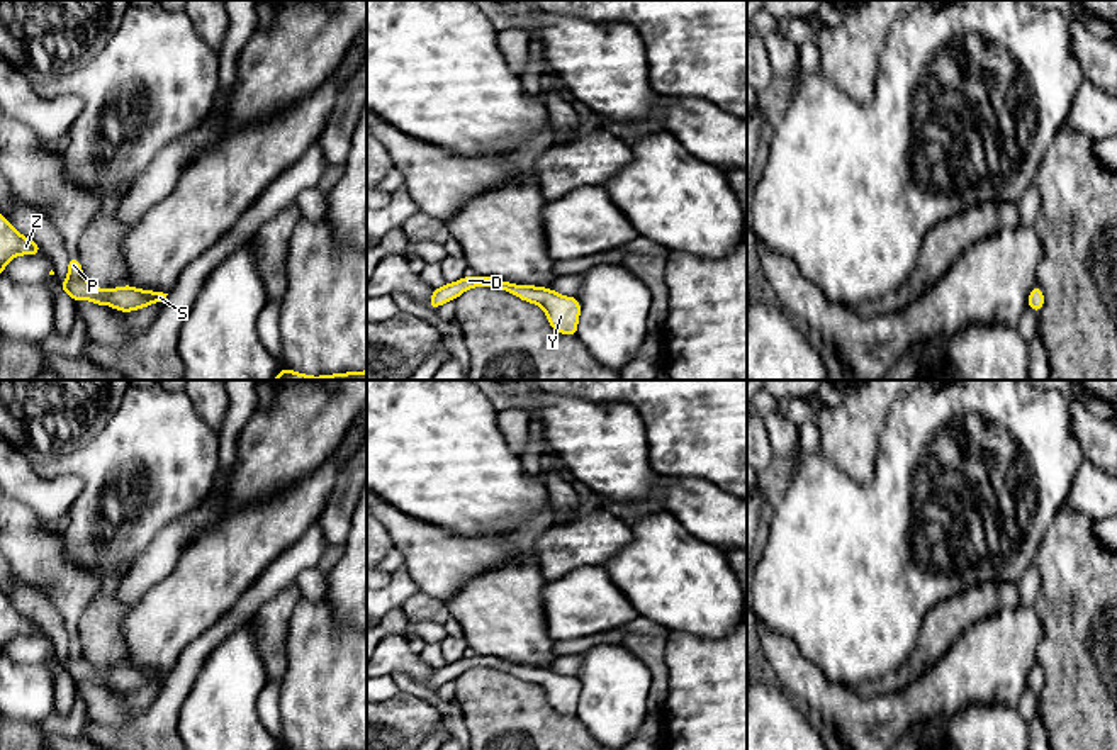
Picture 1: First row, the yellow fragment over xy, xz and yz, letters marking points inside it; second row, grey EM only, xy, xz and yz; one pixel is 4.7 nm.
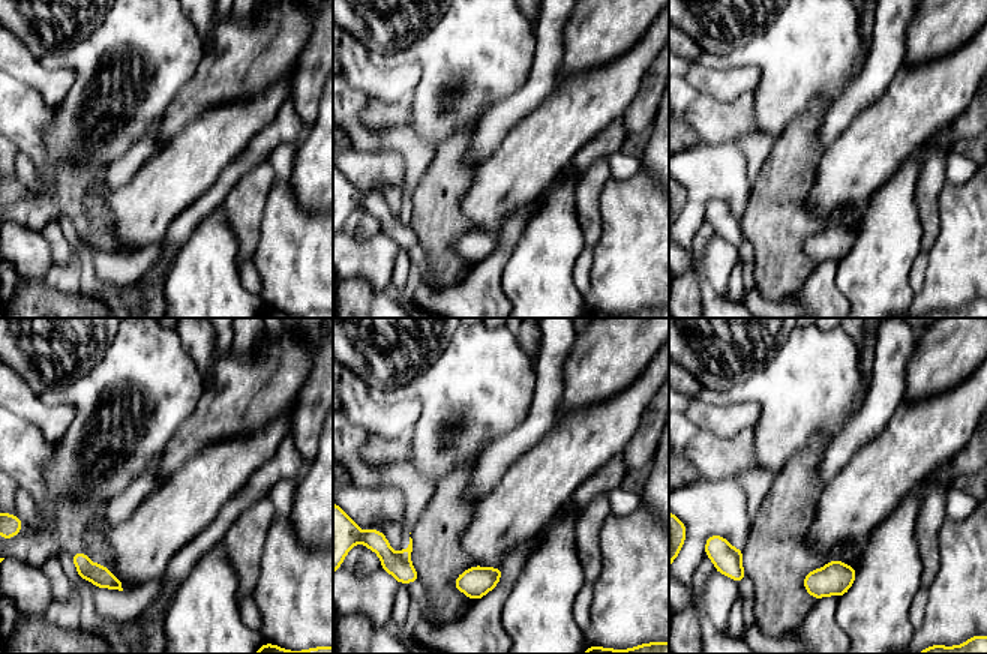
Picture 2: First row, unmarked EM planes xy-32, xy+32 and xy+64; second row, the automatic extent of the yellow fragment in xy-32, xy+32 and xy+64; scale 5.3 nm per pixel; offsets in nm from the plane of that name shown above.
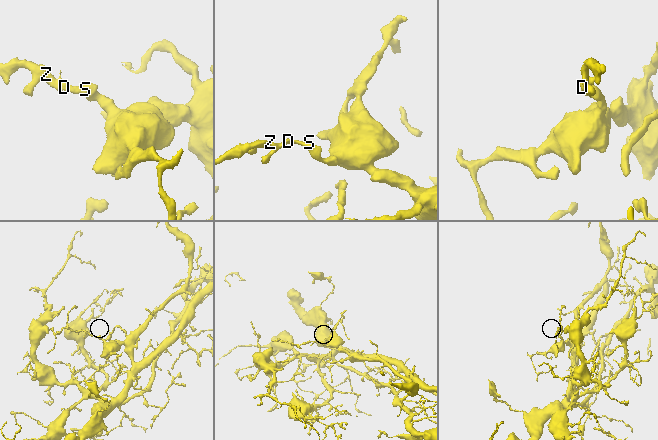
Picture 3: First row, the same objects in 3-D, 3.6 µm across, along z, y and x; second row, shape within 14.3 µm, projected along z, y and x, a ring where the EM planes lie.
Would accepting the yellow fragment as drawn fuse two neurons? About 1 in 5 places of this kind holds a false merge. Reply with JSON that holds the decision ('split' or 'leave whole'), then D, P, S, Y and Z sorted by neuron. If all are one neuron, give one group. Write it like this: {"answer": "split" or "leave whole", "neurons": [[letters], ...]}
{"answer": "leave whole", "neurons": [["D", "P", "S", "Y", "Z"]]}

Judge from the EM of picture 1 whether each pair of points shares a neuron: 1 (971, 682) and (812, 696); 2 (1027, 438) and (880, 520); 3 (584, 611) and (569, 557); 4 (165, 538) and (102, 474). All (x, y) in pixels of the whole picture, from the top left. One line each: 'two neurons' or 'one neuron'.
1: one neuron
2: one neuron
3: two neurons
4: two neurons

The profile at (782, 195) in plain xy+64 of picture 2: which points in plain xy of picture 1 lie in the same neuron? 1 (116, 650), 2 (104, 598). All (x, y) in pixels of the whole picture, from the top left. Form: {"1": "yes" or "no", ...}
{"1": "yes", "2": "yes"}

